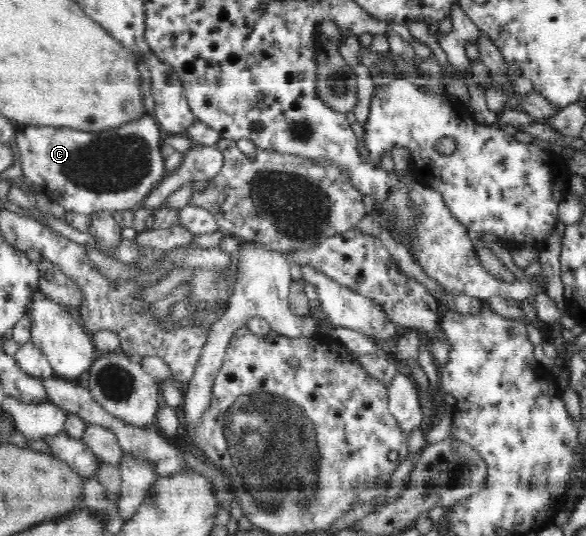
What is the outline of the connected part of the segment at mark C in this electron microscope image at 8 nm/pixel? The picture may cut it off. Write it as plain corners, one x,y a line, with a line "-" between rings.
151,115
99,132
67,127
22,125
16,132
21,167
35,193
43,193
69,213
136,210
169,172
161,154
163,137

